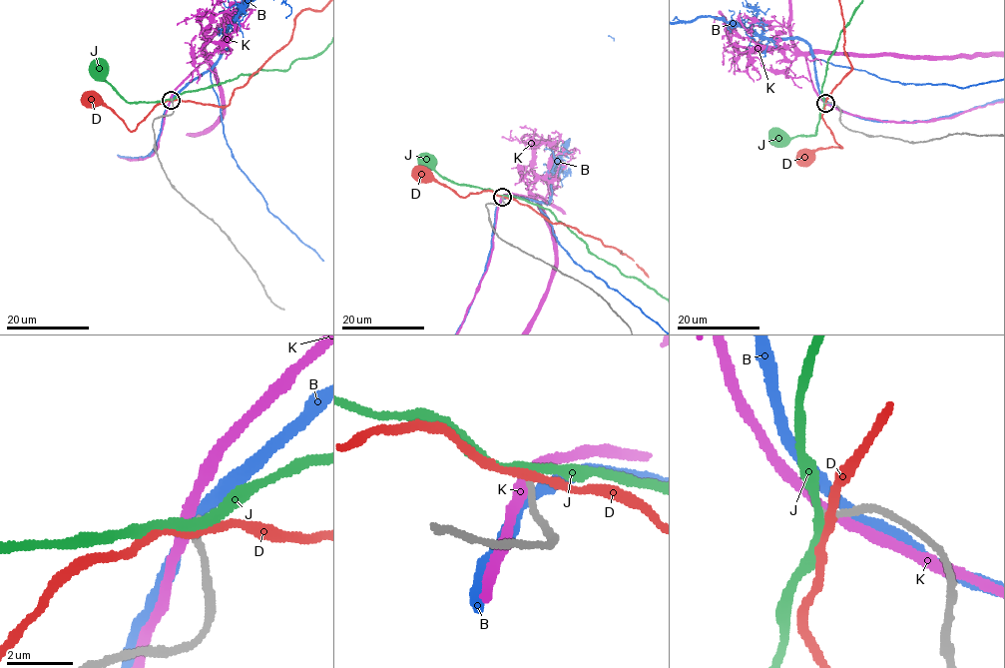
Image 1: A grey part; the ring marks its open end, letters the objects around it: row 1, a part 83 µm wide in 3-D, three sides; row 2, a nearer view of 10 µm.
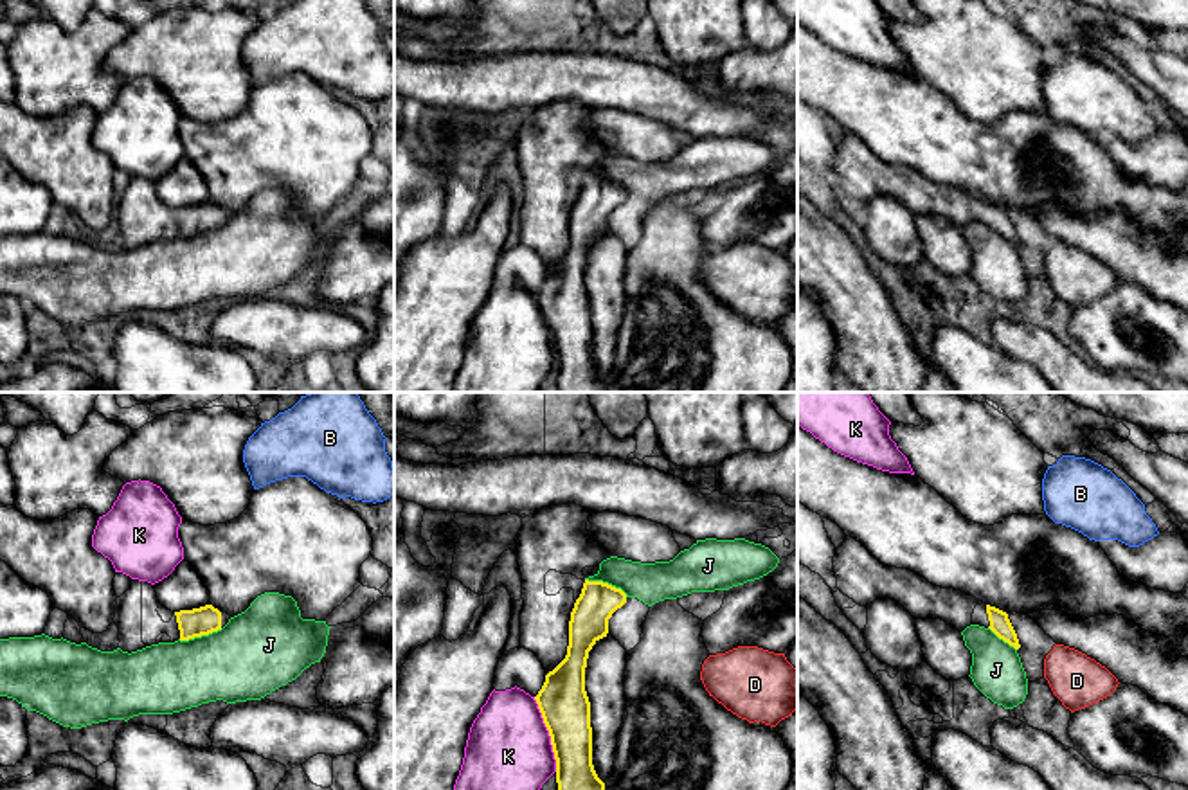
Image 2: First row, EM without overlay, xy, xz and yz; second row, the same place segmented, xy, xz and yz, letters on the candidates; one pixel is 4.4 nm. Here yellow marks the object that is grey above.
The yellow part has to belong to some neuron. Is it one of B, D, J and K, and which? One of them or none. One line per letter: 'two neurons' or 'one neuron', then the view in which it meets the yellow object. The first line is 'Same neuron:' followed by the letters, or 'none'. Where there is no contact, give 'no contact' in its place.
Same neuron: none
B: two neurons; no contact
D: two neurons; no contact
J: two neurons; contact in xz
K: two neurons; contact in xz

